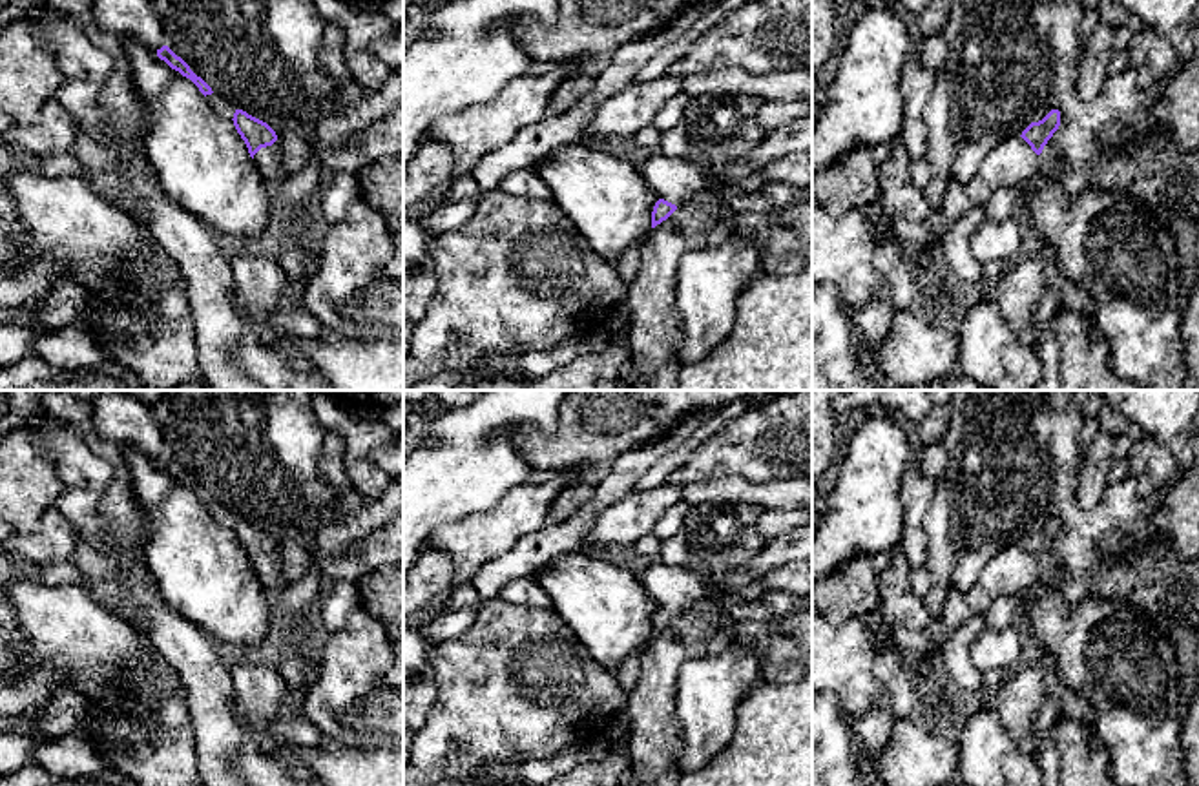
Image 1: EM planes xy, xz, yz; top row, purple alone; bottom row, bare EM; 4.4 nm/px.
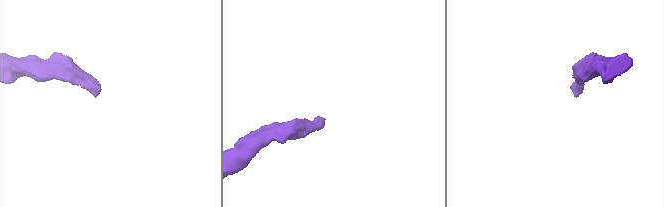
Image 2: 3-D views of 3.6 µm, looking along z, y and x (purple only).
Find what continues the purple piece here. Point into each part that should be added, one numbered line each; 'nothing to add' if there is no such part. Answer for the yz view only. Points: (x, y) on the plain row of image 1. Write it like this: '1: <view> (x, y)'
1: yz (1010, 573)

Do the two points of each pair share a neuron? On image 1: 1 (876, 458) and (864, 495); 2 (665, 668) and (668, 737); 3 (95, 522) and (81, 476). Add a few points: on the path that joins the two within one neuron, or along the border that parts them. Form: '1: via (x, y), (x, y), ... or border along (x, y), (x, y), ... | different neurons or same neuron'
1: via (873, 467), (869, 486) | same neuron
2: via (661, 684), (661, 721) | same neuron
3: via (84, 511), (84, 487) | same neuron

